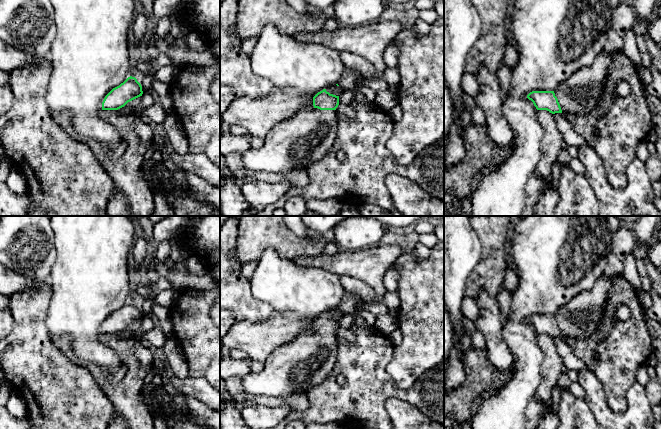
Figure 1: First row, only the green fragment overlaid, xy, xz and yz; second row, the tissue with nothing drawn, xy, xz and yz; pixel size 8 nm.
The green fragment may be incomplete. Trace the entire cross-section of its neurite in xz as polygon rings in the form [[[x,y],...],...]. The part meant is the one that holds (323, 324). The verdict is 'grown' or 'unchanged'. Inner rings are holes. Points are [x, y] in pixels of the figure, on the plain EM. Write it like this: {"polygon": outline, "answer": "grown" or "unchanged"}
{"polygon": [[[323,313],[313,321],[313,332],[298,335],[275,348],[262,369],[242,377],[243,392],[279,397],[307,392],[333,371],[337,358],[339,320]]], "answer": "grown"}

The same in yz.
{"polygon": [[[602,275],[591,289],[577,294],[560,307],[555,315],[532,315],[527,322],[533,326],[537,334],[547,334],[552,338],[588,338],[598,330],[612,283],[612,278]]], "answer": "grown"}

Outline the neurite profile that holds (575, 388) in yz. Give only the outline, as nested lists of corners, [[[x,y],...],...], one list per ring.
[[[577,381],[571,382],[570,386],[567,389],[577,398],[585,400],[585,391]]]

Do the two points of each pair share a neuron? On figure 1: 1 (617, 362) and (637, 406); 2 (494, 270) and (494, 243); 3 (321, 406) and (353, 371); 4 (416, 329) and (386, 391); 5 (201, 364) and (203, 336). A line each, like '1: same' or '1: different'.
1: different
2: same
3: same
4: different
5: same

